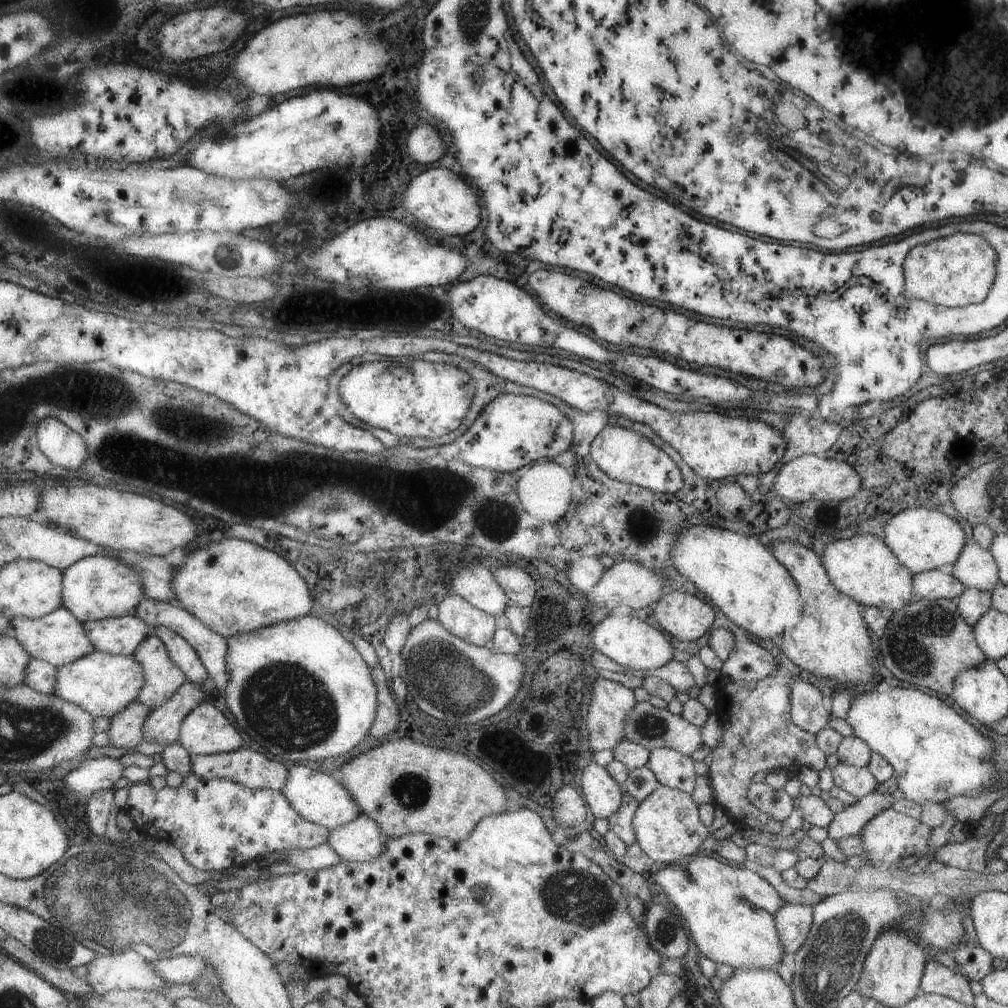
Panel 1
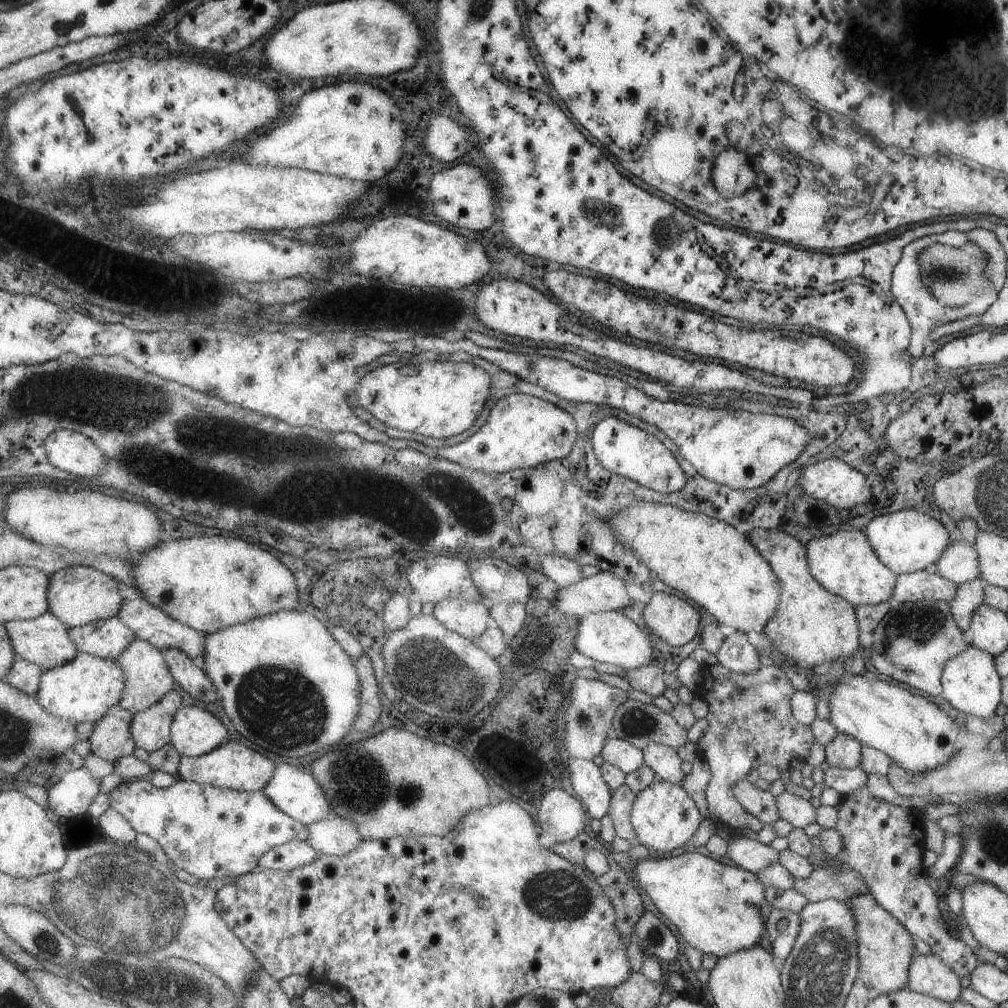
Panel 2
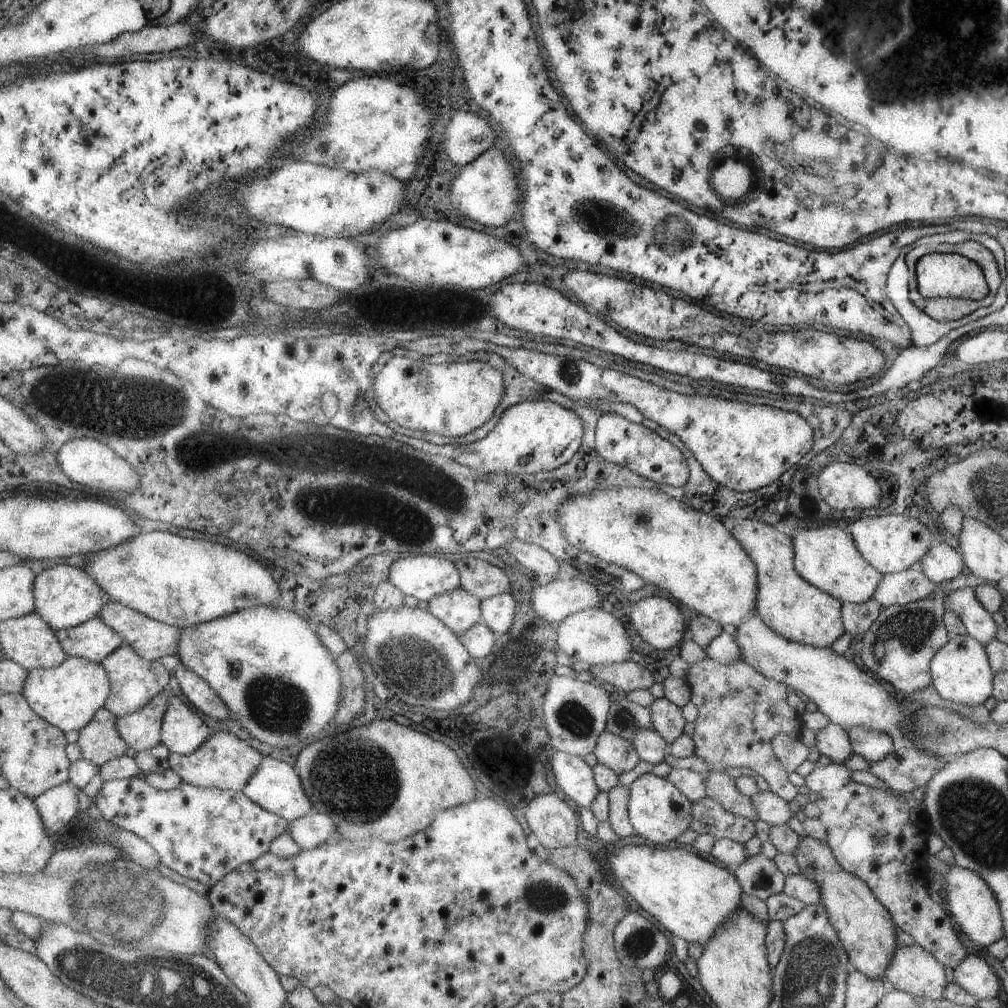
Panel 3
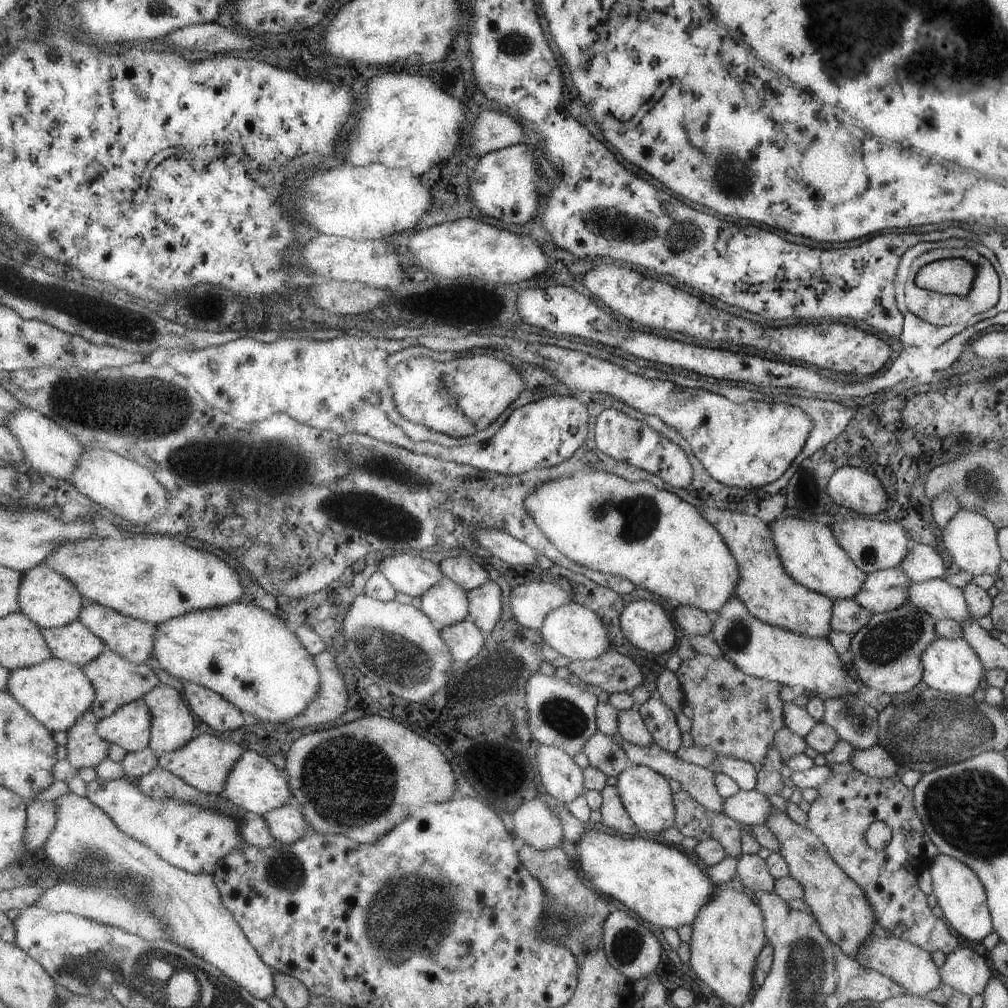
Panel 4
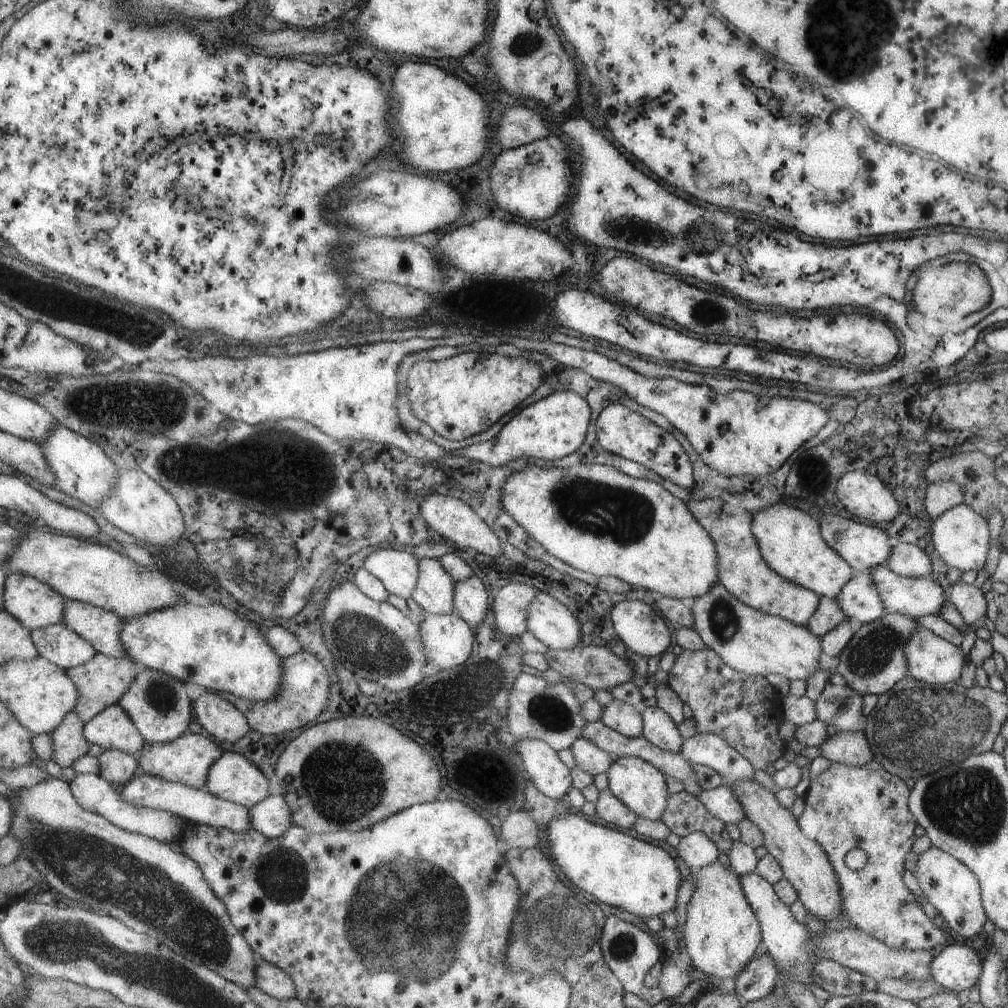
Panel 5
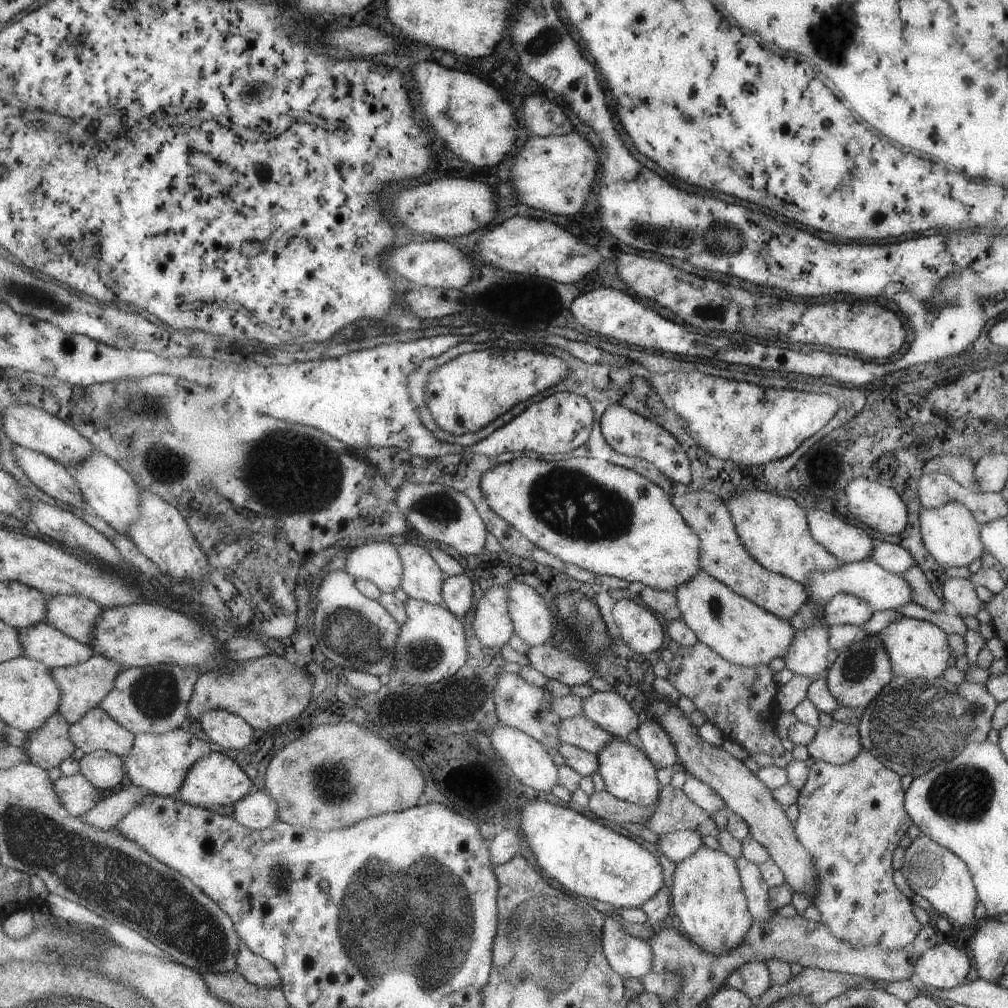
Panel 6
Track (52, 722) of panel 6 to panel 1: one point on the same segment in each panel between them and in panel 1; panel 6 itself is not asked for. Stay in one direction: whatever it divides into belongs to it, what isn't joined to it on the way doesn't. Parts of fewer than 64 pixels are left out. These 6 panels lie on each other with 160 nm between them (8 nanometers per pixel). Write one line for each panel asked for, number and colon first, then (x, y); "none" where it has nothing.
1: (126, 731)
2: (112, 739)
3: (100, 741)
4: (86, 748)
5: (69, 744)

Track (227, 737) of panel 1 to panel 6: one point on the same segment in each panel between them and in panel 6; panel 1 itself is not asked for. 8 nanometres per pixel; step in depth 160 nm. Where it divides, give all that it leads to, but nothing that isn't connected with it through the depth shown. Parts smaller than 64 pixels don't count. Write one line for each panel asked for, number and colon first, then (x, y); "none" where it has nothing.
2: (195, 732)
3: (183, 731)
4: (174, 726)
5: (159, 705)
6: (156, 699)

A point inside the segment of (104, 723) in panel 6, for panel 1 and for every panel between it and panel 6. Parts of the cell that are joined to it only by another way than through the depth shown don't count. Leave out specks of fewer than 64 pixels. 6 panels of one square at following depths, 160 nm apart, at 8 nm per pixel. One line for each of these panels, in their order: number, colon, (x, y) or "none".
1: (163, 725)
2: (152, 729)
3: (142, 729)
4: (131, 727)
5: (113, 729)

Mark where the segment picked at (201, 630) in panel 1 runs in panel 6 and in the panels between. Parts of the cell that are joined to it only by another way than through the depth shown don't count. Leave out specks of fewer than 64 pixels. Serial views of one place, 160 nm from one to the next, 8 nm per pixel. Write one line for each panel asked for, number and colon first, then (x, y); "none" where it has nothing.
2: (151, 624)
3: (152, 639)
4: (134, 639)
5: (102, 628)
6: (76, 616)

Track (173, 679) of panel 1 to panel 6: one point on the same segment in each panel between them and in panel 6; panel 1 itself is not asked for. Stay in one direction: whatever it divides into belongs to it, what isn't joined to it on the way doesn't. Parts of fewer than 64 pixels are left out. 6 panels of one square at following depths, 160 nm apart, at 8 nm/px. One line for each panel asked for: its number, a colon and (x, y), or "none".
2: (148, 677)
3: (135, 681)
4: (119, 682)
5: (104, 681)
6: (84, 686)

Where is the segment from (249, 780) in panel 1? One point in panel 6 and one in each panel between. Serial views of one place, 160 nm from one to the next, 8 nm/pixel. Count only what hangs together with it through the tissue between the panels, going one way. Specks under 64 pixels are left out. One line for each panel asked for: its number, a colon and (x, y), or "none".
2: (232, 765)
3: (224, 761)
4: (205, 763)
5: (189, 759)
6: (159, 763)

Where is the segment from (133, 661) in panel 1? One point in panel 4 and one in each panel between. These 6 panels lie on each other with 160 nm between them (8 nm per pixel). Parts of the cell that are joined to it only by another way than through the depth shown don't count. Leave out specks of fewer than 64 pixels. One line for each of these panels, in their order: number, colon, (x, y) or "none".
2: (83, 690)
3: (67, 696)
4: (57, 692)

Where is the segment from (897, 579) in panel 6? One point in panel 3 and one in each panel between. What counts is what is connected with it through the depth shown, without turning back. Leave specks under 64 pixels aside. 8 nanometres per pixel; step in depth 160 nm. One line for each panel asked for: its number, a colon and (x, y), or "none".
3: (978, 623)
4: (936, 597)
5: (913, 597)

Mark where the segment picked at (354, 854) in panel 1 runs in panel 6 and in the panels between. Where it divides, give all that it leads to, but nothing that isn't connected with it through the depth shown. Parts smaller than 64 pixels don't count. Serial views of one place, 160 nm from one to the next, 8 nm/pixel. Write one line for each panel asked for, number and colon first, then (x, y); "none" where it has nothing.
2: (333, 836)
3: (312, 829)
4: (286, 824)
5: (271, 817)
6: (255, 811)

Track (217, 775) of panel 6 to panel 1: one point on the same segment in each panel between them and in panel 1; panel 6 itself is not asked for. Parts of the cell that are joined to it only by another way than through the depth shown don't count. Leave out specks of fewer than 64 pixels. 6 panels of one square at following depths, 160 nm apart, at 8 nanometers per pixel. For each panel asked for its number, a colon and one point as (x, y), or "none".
1: (317, 797)
2: (297, 794)
3: (275, 786)
4: (255, 785)
5: (233, 778)

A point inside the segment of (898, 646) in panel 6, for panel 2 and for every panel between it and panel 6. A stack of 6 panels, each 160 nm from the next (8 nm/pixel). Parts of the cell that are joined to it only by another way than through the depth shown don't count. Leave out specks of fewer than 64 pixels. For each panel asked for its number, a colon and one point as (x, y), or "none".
2: (970, 683)
3: (960, 672)
4: (950, 666)
5: (931, 660)

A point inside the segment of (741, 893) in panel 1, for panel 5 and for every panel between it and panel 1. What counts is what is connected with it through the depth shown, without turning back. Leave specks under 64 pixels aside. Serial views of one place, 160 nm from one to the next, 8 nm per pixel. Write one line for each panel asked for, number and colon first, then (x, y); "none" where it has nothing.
2: (713, 906)
3: (690, 897)
4: (661, 885)
5: (618, 870)

